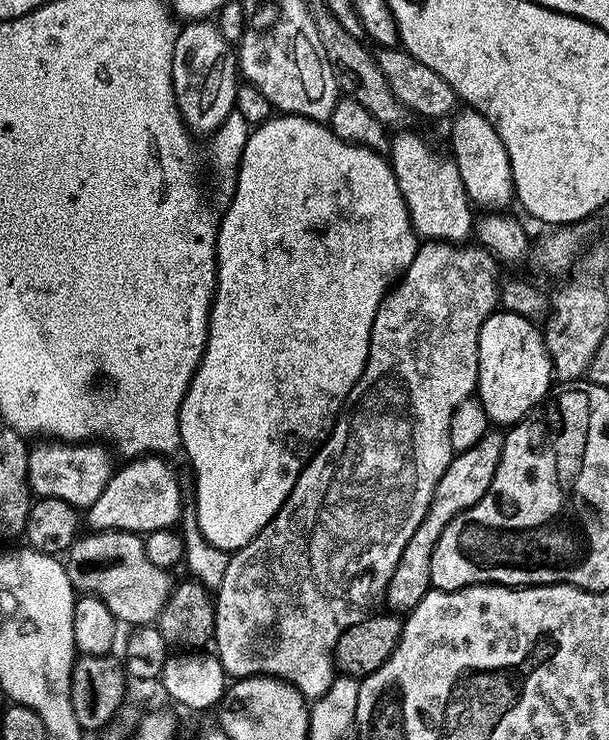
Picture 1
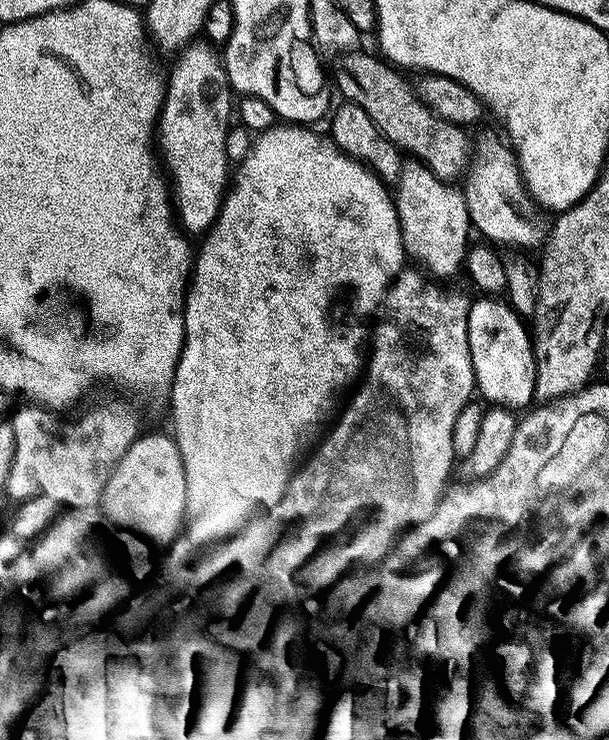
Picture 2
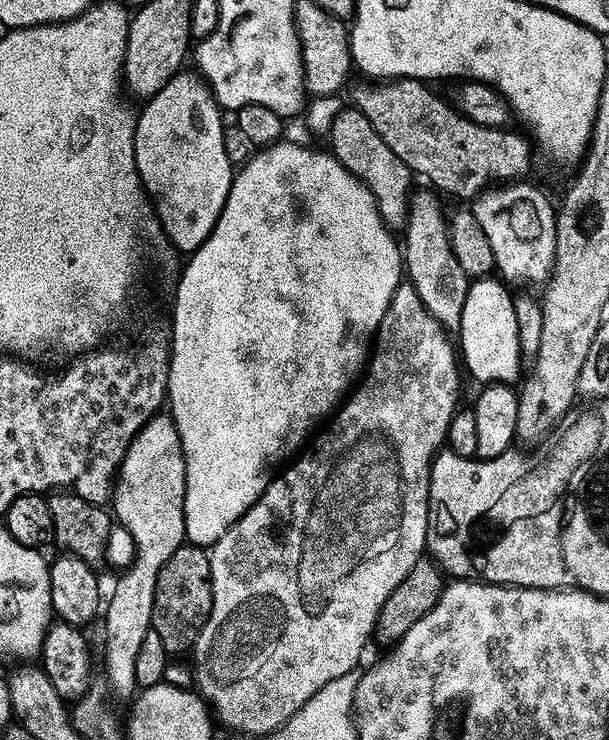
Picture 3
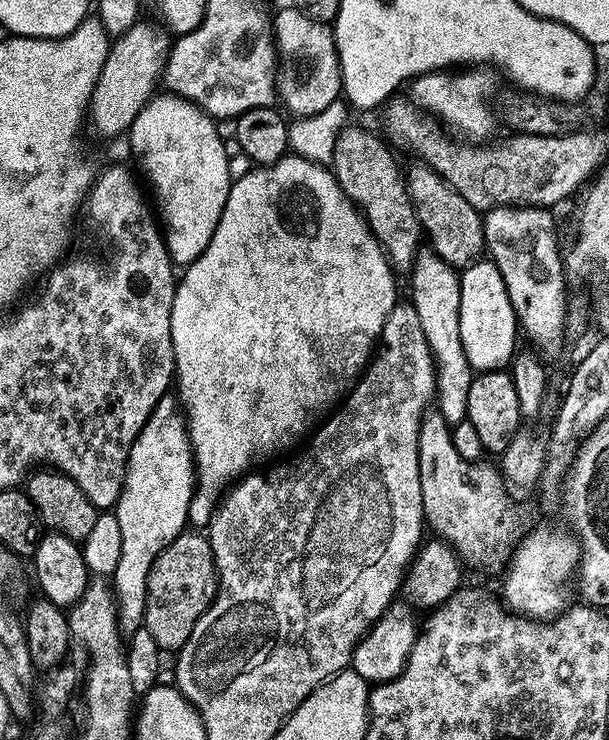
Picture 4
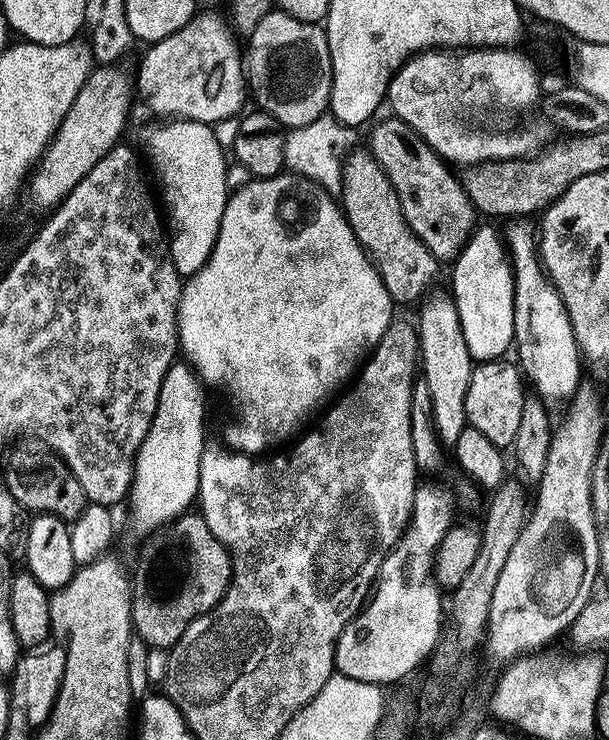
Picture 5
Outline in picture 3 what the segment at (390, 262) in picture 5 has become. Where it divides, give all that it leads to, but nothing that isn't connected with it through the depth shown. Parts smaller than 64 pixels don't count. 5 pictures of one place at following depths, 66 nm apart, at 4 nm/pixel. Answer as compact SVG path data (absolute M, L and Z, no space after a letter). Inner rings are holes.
M346 106L335 116L328 139L335 159L371 190L384 224L393 232L401 231L407 223L409 192L414 181L409 167L382 141L370 120L354 106Z

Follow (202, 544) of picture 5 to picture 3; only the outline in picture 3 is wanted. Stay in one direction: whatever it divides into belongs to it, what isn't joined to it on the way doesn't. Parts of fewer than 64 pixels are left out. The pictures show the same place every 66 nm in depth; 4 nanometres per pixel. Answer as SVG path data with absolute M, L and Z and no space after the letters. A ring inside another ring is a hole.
M185 543L162 566L158 574L158 586L154 590L154 614L151 631L162 638L162 646L170 654L187 653L196 643L198 634L212 609L212 575L208 552L195 543Z

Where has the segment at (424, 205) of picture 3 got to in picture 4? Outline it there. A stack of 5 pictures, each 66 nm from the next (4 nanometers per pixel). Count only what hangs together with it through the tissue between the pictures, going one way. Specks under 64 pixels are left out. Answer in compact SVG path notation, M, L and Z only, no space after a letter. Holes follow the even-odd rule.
M424 246L416 254L416 260L410 271L412 278L412 309L418 314L418 322L422 322L422 332L426 334L426 342L432 351L432 359L436 362L436 395L435 407L440 409L442 418L449 426L466 419L466 398L470 398L470 382L474 370L466 358L466 350L462 346L462 330L460 329L460 272L450 267L431 247Z

